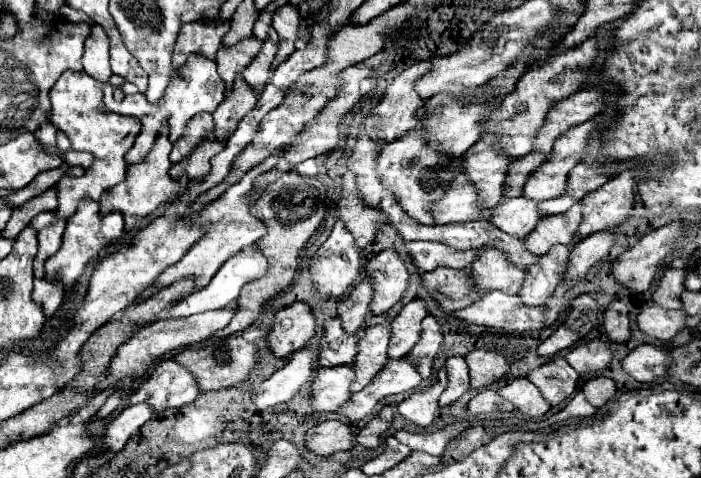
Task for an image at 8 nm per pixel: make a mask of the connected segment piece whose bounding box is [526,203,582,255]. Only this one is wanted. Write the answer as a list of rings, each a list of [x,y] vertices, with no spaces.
[[[582,203],[572,205],[562,215],[544,217],[542,221],[538,221],[530,237],[526,237],[526,249],[530,249],[530,253],[534,255],[542,255],[556,243],[570,245],[574,233],[578,231],[580,221],[582,221]]]

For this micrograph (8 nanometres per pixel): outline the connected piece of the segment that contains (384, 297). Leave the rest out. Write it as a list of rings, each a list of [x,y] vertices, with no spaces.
[[[388,249],[366,263],[366,277],[374,281],[374,301],[370,301],[370,313],[380,315],[402,299],[410,275],[398,253]]]

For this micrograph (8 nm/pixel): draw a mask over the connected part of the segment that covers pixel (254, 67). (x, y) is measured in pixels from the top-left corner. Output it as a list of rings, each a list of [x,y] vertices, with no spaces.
[[[266,39],[262,49],[258,51],[258,57],[254,57],[254,61],[246,67],[244,79],[248,81],[248,85],[252,85],[254,89],[262,89],[262,85],[266,85],[266,81],[270,81],[272,73],[270,73],[270,65],[274,61],[276,55],[276,43],[272,39]]]

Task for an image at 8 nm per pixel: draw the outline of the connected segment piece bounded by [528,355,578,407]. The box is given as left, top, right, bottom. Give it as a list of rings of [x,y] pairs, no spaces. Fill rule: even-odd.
[[[556,355],[542,367],[534,369],[528,375],[528,381],[532,381],[540,389],[542,397],[546,397],[546,401],[550,401],[550,405],[556,407],[576,391],[578,373],[566,363],[564,357]]]

